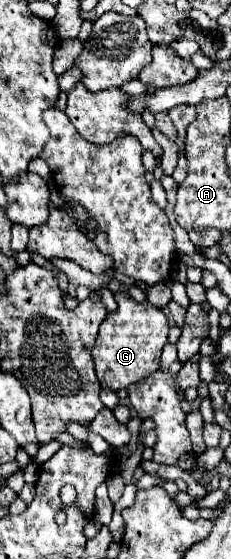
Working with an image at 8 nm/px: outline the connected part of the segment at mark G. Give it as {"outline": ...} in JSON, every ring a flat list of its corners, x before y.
{"outline":[[124,291,116,293,118,311,106,315,100,325,96,345,92,347,92,357,96,365,96,375,102,387,118,391,130,387,134,381,142,381,146,375,160,367,162,347,168,341,168,317,162,309,152,303,136,303]]}

